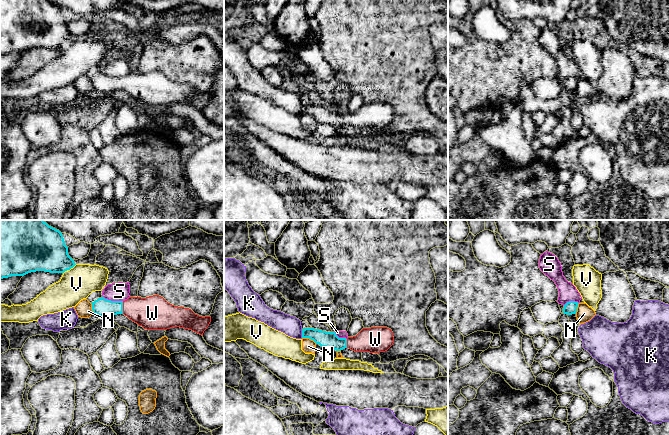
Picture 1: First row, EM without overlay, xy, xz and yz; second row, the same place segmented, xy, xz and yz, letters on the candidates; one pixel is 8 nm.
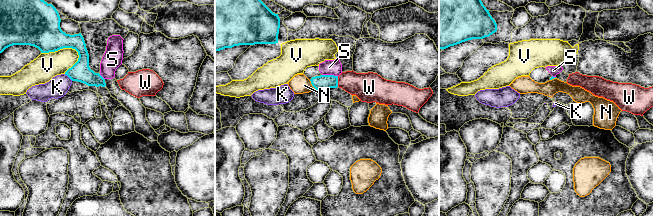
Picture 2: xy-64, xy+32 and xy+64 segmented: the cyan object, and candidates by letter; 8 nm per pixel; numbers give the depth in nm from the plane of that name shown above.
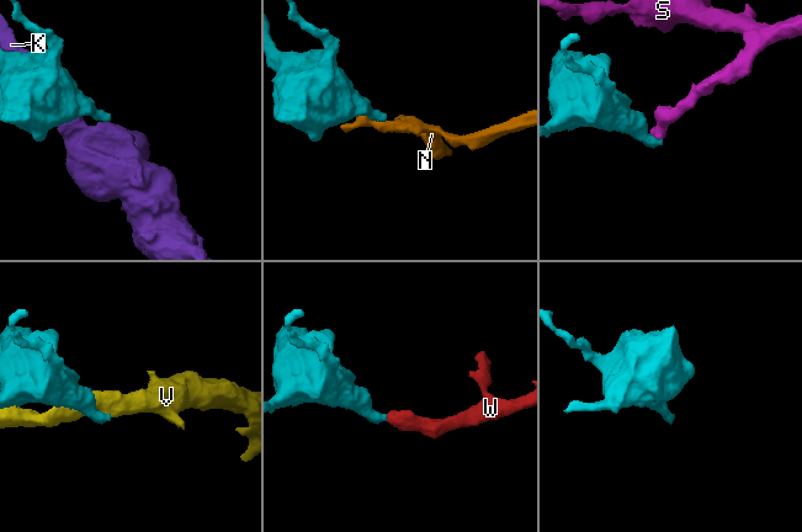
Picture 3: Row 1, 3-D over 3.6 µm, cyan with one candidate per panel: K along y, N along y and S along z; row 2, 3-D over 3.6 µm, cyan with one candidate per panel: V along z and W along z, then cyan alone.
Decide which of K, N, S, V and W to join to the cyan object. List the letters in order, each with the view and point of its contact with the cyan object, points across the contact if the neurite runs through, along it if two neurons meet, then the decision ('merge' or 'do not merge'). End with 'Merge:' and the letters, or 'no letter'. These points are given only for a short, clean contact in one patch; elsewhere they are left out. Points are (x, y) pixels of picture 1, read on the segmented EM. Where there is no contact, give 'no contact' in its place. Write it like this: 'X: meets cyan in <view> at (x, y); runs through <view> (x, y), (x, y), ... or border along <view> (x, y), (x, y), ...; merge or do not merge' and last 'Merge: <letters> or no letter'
K: meets cyan in xz at (302, 333); do not merge
N: meets cyan in xz at (309, 338); border along xz (302, 337), (308, 337), (316, 343); do not merge
S: meets cyan in xy at (113, 301); border along xy (103, 296), (111, 300), (122, 301); do not merge
V: meets cyan in xy at (69, 269); do not merge
W: meets cyan in xy at (122, 307); merge
Merge: W

